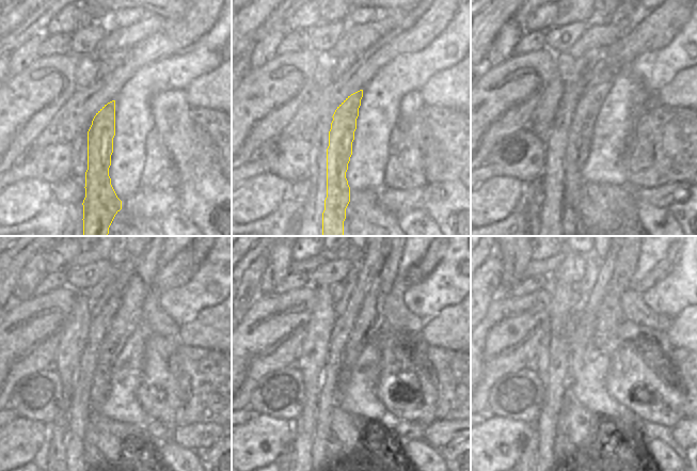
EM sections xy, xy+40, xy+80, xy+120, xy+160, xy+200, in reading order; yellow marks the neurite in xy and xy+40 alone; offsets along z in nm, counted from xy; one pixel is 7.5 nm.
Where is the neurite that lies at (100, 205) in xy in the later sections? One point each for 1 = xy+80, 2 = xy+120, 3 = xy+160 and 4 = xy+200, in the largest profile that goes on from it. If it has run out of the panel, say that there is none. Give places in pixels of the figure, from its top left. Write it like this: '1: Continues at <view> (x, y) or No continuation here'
1: Continues at xy+80 (582, 127)
2: Continues at xy+120 (129, 315)
3: Continues at xy+160 (369, 322)
4: Continues at xy+200 (610, 315).

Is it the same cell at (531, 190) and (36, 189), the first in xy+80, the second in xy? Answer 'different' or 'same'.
different

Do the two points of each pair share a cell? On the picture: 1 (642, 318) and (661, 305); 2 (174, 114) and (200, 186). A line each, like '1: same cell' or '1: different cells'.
1: different cells
2: same cell

